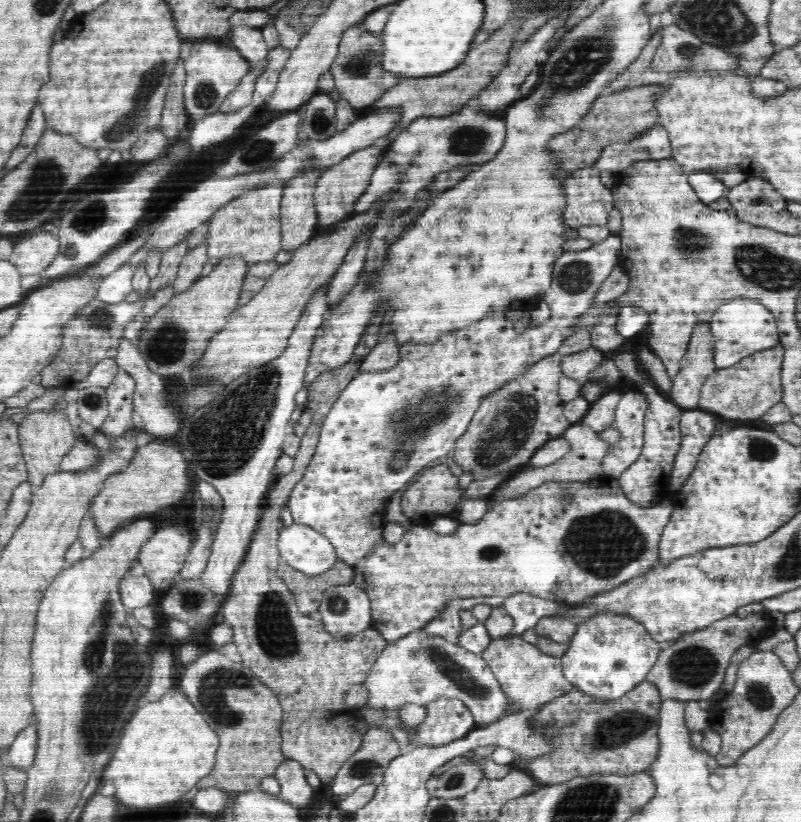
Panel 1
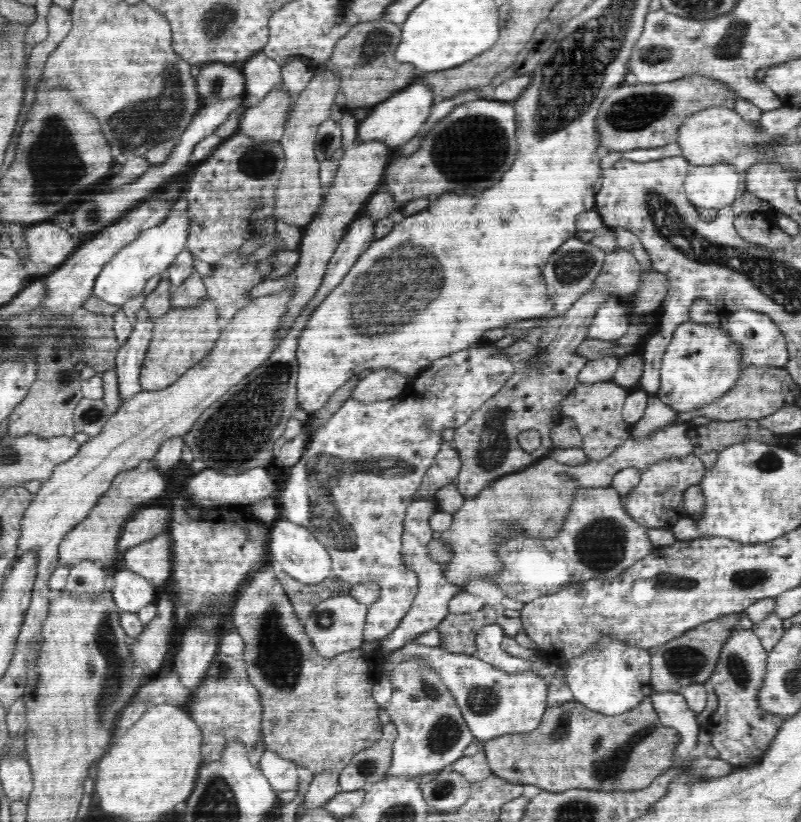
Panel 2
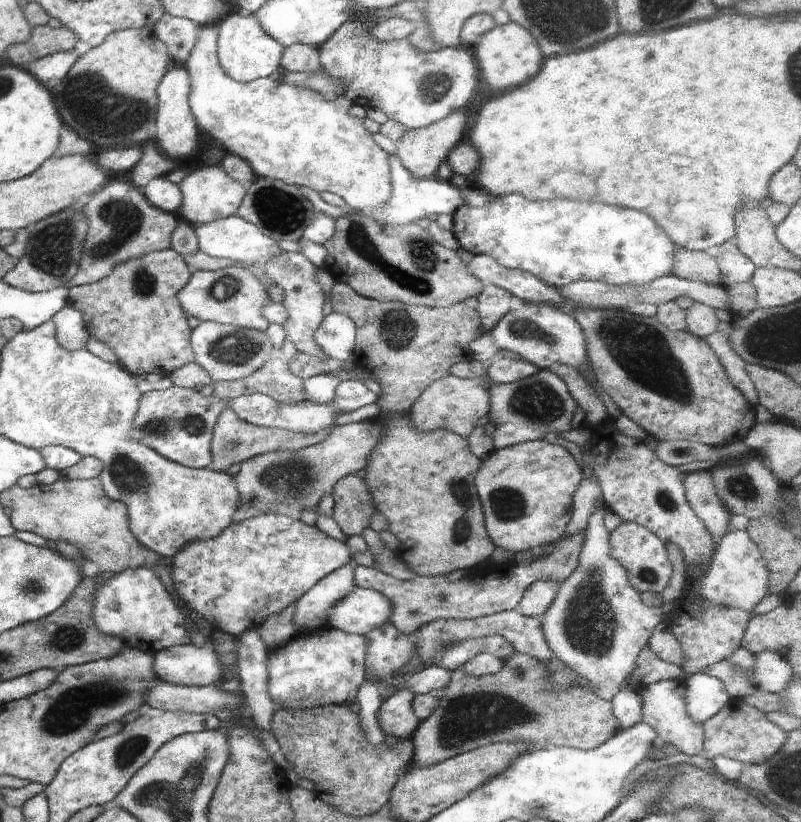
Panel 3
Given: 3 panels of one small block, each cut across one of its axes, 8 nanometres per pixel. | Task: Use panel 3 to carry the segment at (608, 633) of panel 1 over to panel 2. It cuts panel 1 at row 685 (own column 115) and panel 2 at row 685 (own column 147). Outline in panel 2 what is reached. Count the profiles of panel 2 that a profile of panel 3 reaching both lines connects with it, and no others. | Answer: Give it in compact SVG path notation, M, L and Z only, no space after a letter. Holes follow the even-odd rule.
M603 636L589 651L564 664L567 675L566 686L573 692L574 700L590 710L614 716L628 712L652 695L651 650L634 647Z

